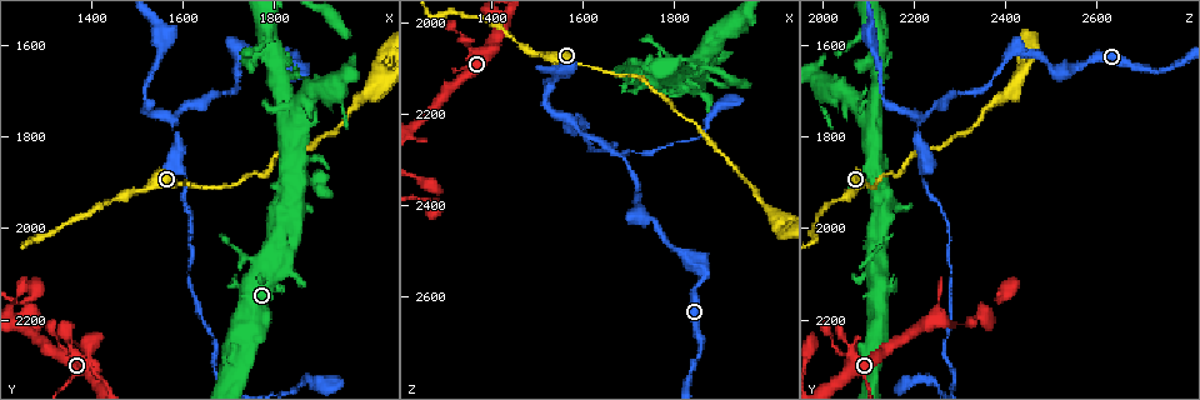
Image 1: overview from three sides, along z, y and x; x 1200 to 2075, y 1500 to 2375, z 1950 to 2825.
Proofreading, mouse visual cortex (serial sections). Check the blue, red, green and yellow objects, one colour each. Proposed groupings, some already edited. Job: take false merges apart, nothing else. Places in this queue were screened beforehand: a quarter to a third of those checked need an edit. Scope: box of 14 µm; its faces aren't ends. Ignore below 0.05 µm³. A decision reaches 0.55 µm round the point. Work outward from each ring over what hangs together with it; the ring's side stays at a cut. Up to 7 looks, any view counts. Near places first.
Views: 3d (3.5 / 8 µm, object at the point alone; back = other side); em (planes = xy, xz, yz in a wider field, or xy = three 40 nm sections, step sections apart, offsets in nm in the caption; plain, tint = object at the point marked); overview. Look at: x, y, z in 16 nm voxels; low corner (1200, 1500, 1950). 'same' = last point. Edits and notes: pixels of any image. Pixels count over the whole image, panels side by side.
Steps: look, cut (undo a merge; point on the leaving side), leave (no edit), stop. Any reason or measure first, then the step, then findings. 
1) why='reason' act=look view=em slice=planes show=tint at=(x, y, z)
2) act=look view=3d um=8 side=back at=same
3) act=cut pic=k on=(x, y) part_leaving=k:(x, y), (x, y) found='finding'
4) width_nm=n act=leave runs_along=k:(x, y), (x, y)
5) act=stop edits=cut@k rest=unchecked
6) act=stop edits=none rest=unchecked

why='sharp bend' act=look view=3d um=3.5 at=(1730, 1610, 2415)

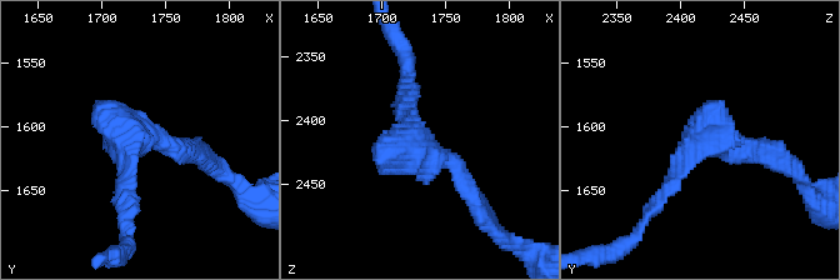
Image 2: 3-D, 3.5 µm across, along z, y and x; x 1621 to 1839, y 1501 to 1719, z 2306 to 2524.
act=look view=em slice=xy step=5 show=tint at=(1732, 1606, 2418)

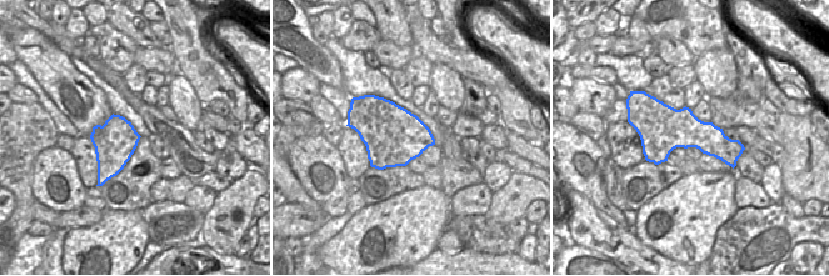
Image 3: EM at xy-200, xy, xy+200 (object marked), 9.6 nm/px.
act=leave runs_along=2:(476, 195), (408, 135), (404, 96) found='all the same cell'

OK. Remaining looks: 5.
why='thin neck' act=look view=3d um=3.5 at=(2030, 1625, 2455)

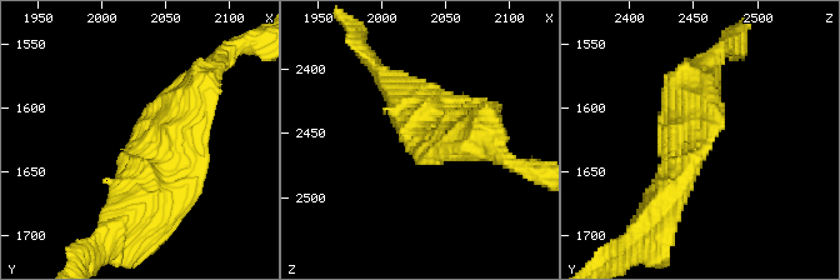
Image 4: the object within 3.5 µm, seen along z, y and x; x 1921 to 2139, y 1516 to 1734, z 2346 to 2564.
act=look view=em slice=xy step=3 show=plain at=(2030, 1626, 2456)

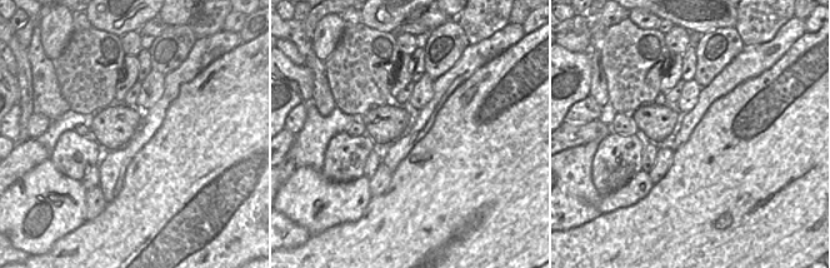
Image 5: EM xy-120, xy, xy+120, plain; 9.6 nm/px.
why='with the object marked' act=look view=em slice=xy step=3 show=tint at=same

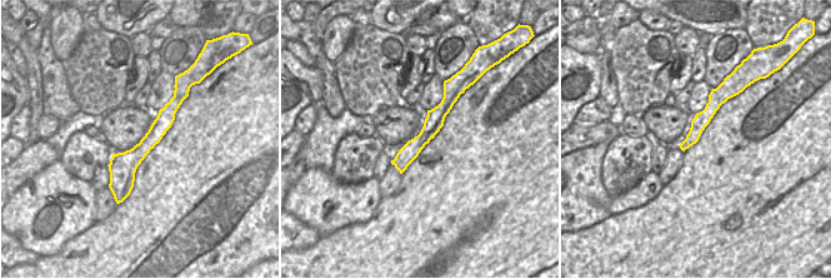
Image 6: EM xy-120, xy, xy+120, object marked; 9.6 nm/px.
act=leave runs_along=4:(128, 211), (143, 124), (185, 85) found='continuous, no second cell'

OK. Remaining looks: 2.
why='abrupt turn' act=look view=3d um=3.5 at=(1570, 1755, 2220)

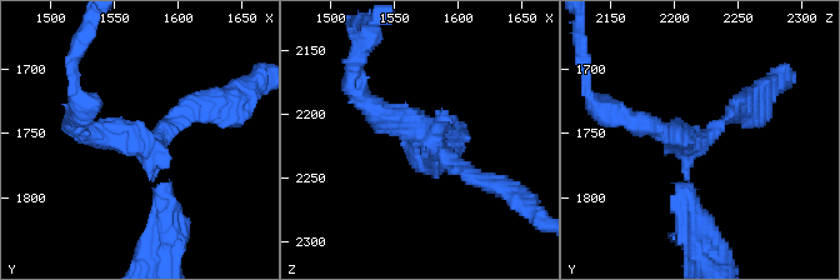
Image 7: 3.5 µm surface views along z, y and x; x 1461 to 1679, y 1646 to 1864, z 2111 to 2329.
act=look view=em slice=xy step=5 show=tint at=(1574, 1758, 2216)

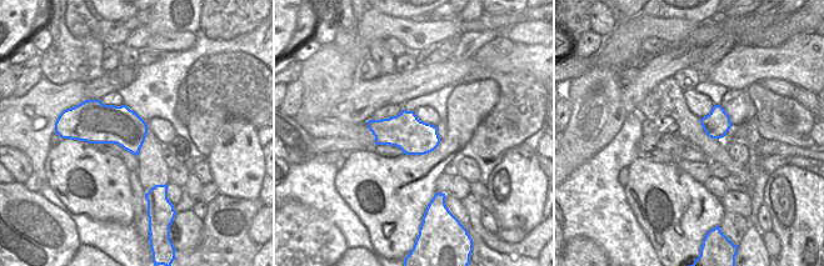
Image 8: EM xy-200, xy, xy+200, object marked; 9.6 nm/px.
act=leave runs_along=7:(743, 106), (685, 156), (691, 218) found='all the same cell'

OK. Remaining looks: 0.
act=stop edits=none rest=unchecked

